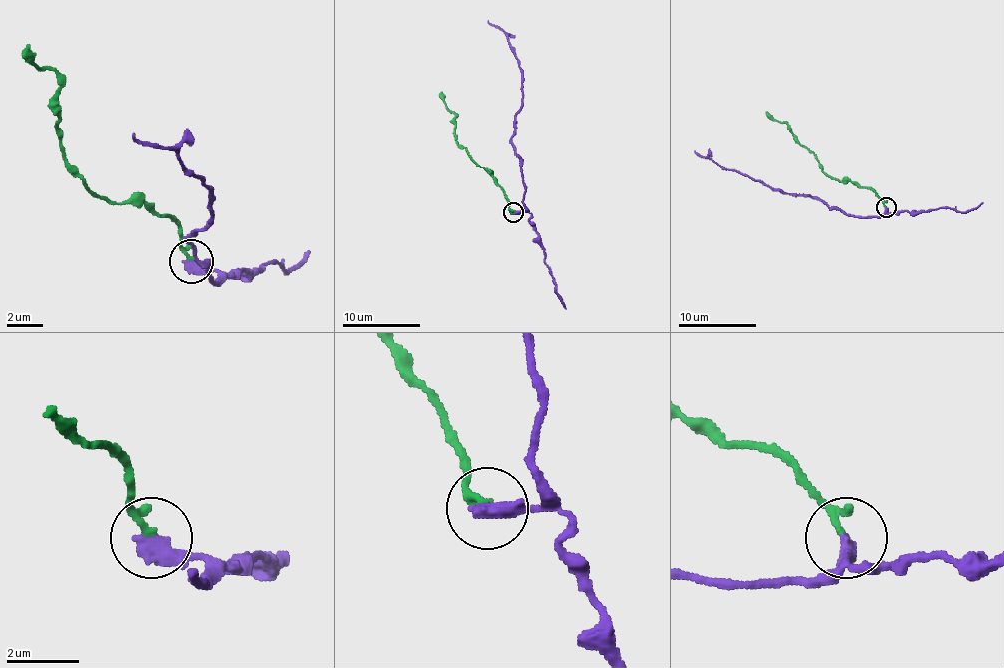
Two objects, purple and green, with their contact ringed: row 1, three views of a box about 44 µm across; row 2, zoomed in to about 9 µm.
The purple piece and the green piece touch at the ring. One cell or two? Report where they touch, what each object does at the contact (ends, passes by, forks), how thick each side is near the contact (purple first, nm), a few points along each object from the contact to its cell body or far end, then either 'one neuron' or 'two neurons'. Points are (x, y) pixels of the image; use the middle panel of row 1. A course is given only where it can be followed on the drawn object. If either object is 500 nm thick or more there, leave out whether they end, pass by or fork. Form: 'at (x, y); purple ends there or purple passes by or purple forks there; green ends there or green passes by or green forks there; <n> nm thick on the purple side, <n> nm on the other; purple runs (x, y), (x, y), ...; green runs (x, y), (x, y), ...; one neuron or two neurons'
at (513, 212); 500 nm thick on the purple side, 240 nm on the other; purple runs (513, 212), (524, 210), (521, 158), (511, 140), (523, 95), (523, 70), (509, 39), (487, 21); green runs (513, 210), (499, 185), (456, 140), (454, 115), (441, 91); two neurons

